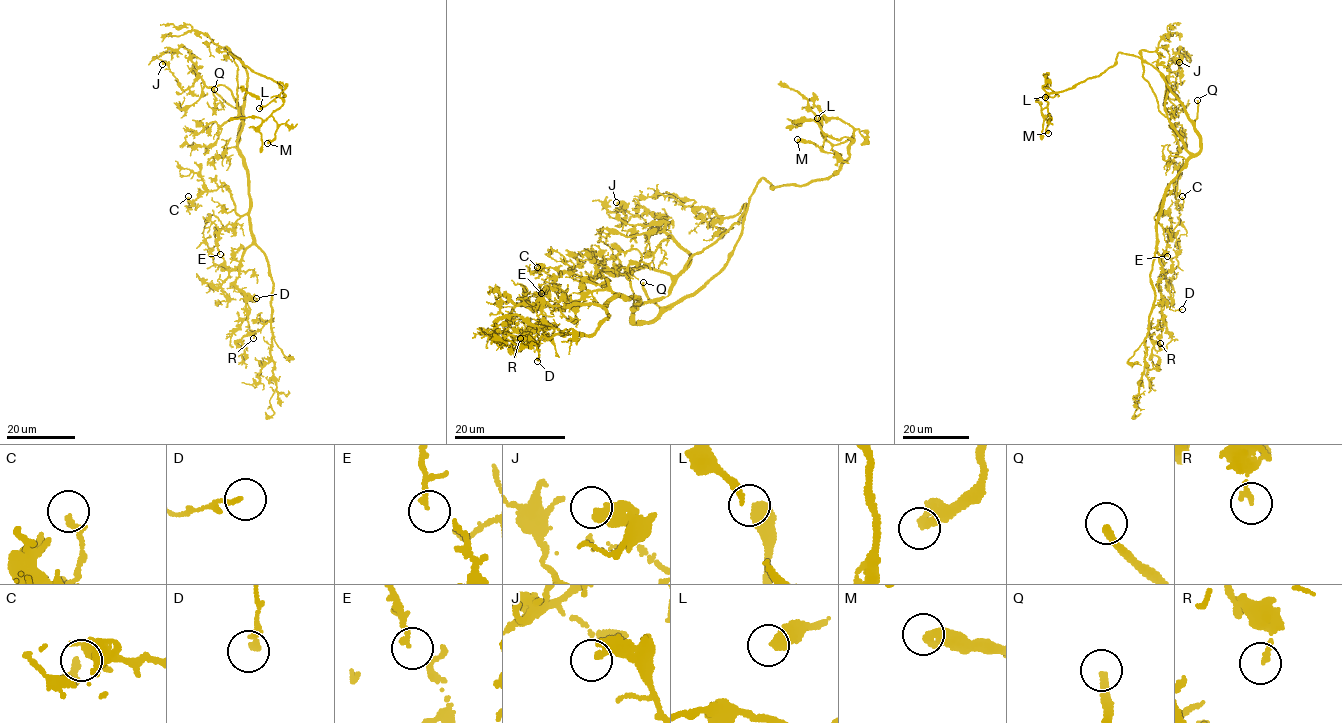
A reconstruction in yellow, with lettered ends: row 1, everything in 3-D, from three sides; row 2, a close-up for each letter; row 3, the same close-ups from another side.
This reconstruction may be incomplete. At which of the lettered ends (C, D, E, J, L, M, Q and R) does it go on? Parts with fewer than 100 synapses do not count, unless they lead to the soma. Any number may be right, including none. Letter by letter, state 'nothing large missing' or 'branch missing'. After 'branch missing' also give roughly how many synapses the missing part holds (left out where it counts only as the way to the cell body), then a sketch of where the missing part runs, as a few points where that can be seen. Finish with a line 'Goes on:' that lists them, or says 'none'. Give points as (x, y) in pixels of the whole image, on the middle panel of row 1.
C: nothing large missing
D: nothing large missing
E: nothing large missing
J: nothing large missing
L: nothing large missing
M: nothing large missing
Q: branch missing; missing branch runs (643, 282), (646, 276), (659, 273), (654, 261), (646, 260)
R: nothing large missing
Goes on: Q

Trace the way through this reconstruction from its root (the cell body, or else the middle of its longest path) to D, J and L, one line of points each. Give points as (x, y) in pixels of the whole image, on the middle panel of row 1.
D: (641, 304), (630, 309), (637, 299), (618, 295), (599, 305), (542, 306), (545, 320), (538, 338), (537, 361)
J: (641, 304), (667, 292), (691, 257), (665, 232), (664, 223), (624, 224), (623, 203), (616, 202)
L: (641, 304), (739, 222), (762, 178), (775, 187), (835, 175), (853, 133), (834, 144), (817, 118)

